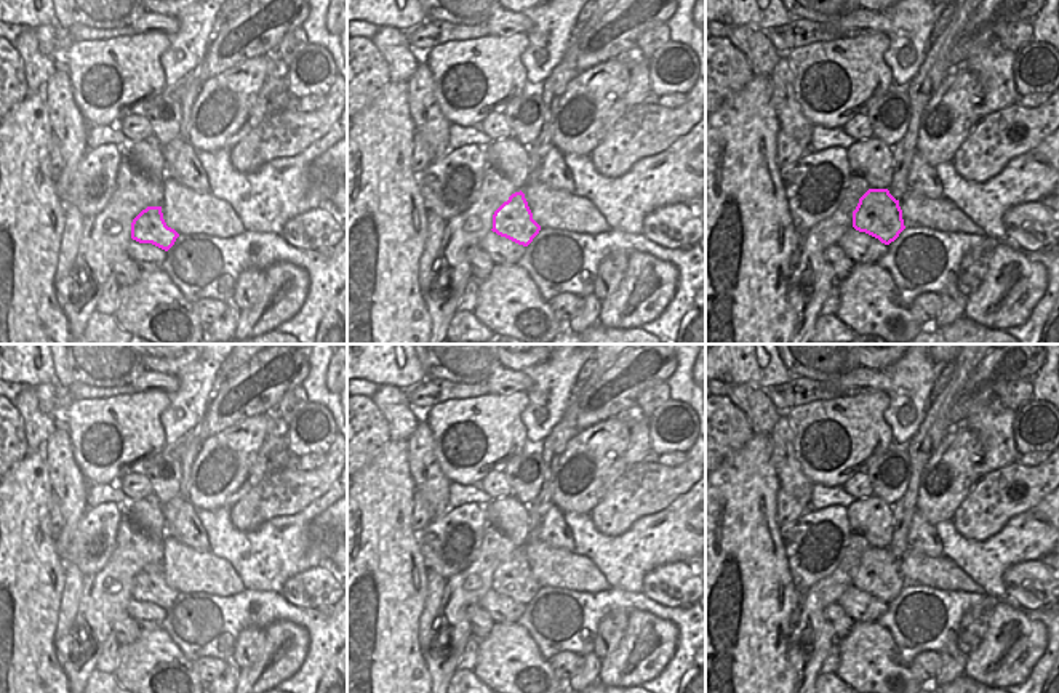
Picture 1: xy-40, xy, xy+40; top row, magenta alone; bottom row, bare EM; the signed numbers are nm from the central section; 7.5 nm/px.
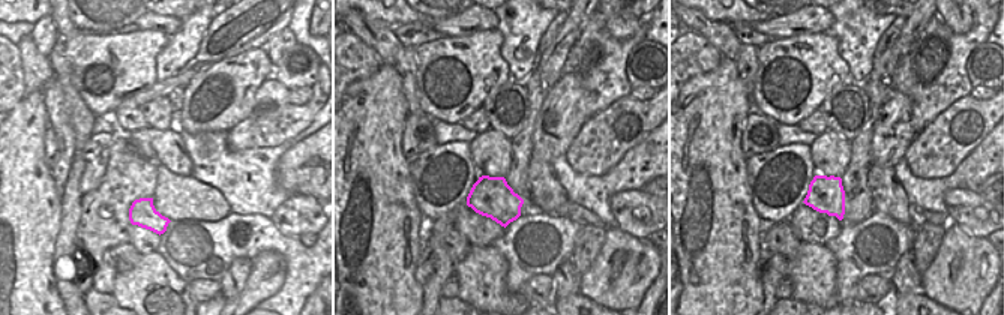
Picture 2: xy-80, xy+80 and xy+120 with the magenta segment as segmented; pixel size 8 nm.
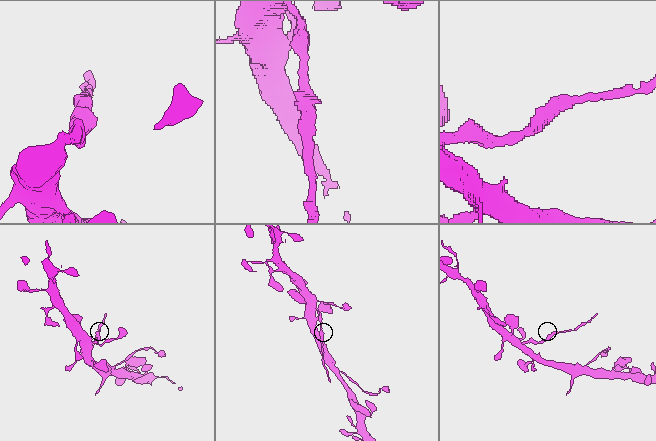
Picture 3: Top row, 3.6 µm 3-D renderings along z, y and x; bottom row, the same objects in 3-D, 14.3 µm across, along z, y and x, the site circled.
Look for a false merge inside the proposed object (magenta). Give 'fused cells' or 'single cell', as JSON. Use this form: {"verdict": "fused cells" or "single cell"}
{"verdict": "fused cells"}

